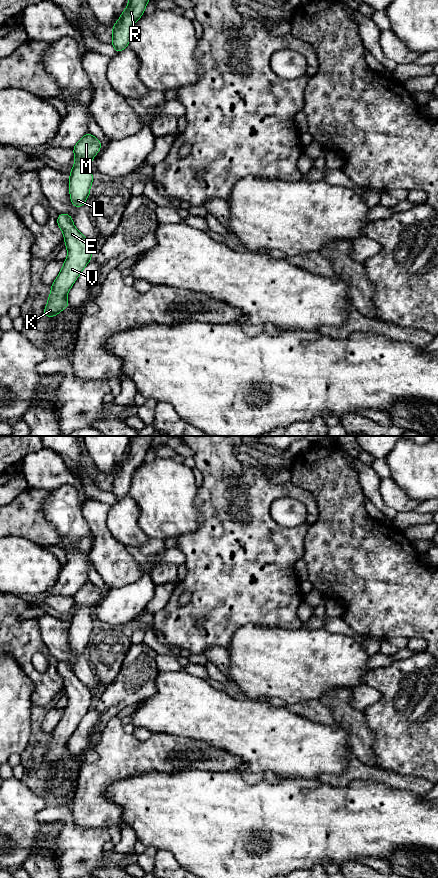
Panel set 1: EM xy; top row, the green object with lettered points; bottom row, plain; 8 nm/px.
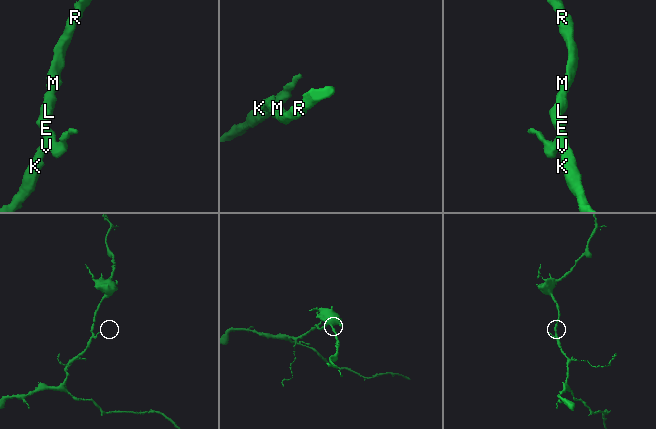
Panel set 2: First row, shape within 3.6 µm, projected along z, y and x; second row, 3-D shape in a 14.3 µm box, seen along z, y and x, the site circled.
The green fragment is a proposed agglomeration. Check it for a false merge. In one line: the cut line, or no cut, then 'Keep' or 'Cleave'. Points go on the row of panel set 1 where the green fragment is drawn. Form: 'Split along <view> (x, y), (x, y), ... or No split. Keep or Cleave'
No split. Keep

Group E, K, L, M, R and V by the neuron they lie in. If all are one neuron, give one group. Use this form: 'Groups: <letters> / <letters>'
Groups: E K L M R V

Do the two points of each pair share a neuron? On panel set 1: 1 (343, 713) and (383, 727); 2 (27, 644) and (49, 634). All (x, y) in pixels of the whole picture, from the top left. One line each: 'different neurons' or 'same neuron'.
1: different neurons
2: different neurons

